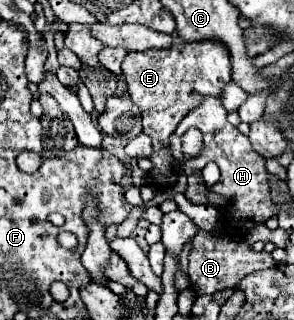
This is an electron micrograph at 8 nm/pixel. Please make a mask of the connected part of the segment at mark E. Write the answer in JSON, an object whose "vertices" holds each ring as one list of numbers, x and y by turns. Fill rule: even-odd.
{"vertices":[[202,41,202,43,174,43,168,51,129,52,122,61,122,73,128,83,128,91,132,101,142,109,142,127,144,133,152,137,154,151,168,145,168,137,174,133,178,123,200,105,204,97,222,97,224,85,232,81,230,77,230,55,222,43,216,41]]}

